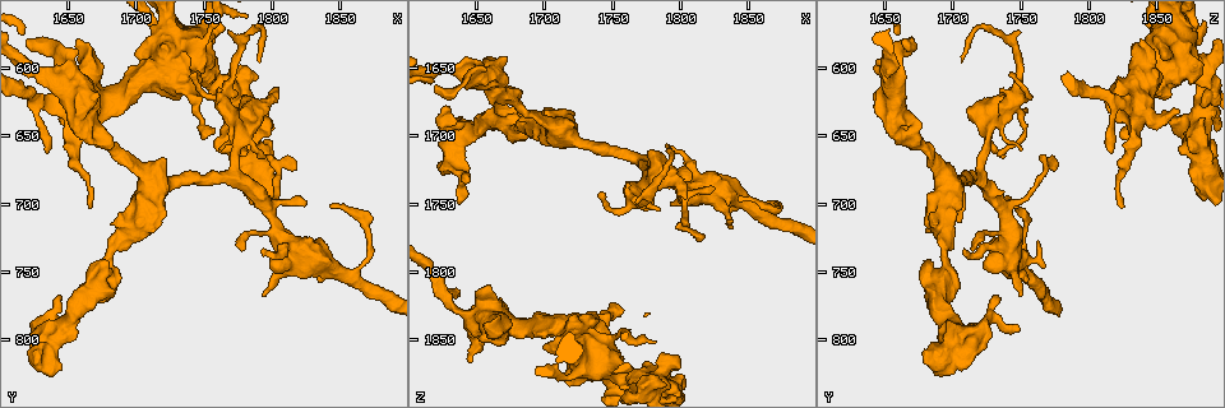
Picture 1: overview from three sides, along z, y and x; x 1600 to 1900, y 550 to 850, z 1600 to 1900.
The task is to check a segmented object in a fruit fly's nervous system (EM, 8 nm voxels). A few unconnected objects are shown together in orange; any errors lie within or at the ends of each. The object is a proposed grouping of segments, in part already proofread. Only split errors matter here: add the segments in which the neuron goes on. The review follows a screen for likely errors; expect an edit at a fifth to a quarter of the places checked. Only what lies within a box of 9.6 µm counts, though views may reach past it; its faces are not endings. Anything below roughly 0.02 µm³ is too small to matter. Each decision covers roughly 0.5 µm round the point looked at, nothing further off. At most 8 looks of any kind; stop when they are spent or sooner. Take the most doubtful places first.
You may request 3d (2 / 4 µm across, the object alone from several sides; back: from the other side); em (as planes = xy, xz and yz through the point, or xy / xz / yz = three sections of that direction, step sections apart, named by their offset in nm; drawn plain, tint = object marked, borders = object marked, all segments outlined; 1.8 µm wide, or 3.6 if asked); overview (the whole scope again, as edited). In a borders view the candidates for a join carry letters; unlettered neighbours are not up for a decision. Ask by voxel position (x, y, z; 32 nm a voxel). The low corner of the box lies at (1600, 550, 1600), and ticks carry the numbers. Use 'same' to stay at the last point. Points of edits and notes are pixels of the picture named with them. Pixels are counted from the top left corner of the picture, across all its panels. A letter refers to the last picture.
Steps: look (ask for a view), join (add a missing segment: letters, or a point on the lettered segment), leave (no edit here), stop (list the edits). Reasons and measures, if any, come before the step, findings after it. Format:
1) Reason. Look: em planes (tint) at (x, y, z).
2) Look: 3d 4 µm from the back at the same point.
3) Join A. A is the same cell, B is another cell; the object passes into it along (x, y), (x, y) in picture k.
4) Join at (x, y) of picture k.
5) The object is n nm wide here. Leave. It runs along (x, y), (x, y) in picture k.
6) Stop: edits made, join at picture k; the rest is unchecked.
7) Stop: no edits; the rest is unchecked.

Calibre changes. Look: em 3.6 µm xy step 4 (tint) at (1726, 568, 1872).

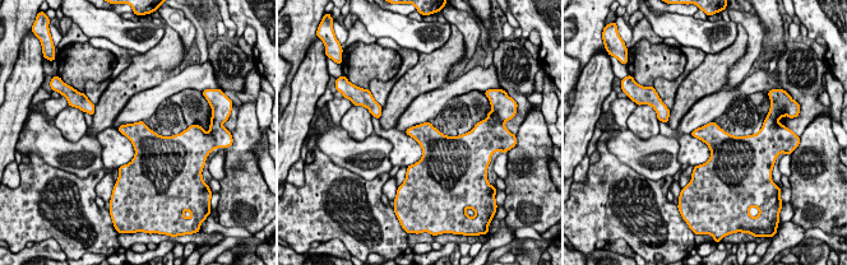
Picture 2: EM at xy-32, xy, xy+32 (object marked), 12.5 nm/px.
Another direction. Look: em 3.6 µm planes (borders) at the same point.

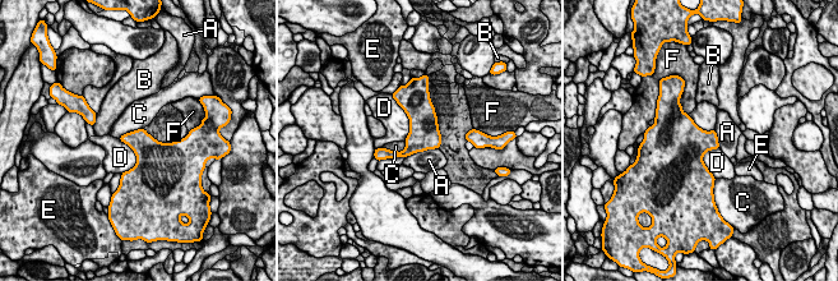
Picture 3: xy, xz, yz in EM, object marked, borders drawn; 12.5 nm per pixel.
Leave. A, B, C, D, E and F are other cells; no lettered segment goes on from it.

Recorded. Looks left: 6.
Look: em planes (tint) at (1666, 702, 1822).

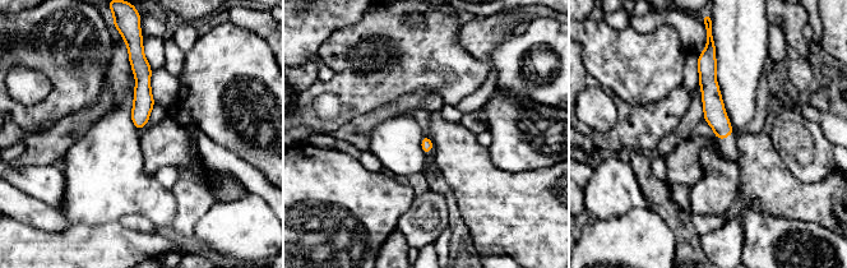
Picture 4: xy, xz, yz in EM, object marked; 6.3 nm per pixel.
See the neighbours. Look: em planes (borders) at the same point.

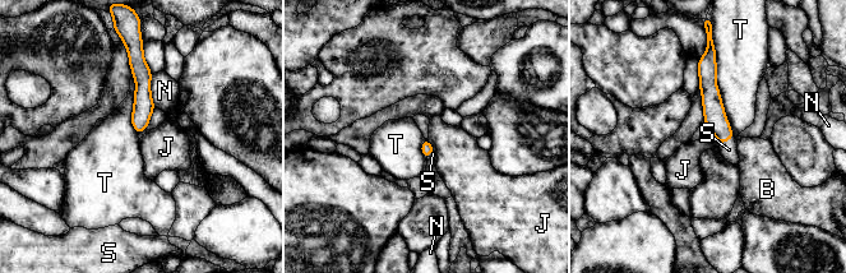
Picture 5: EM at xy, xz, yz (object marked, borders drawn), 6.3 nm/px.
Leave. B, J, N, S and T are other cells; a border runs along (713, 49), (716, 86), (735, 137) in picture 5; none of them fits.

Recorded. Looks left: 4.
Free end. Look: em 3.6 µm planes (borders) at (1636, 790, 1748).

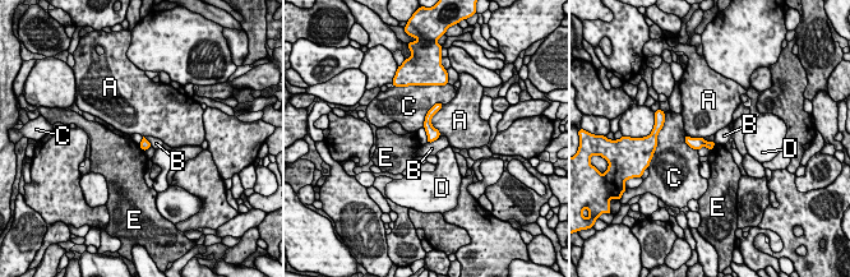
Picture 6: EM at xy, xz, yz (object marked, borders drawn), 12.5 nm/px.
The longest contact is with C, 400 nm. Leave. A, B, C, D and E are other cells; a border runs along (439, 135), (428, 143) in picture 6; none of them fits.

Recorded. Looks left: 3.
Stop: no edits; the rest is unchecked.

